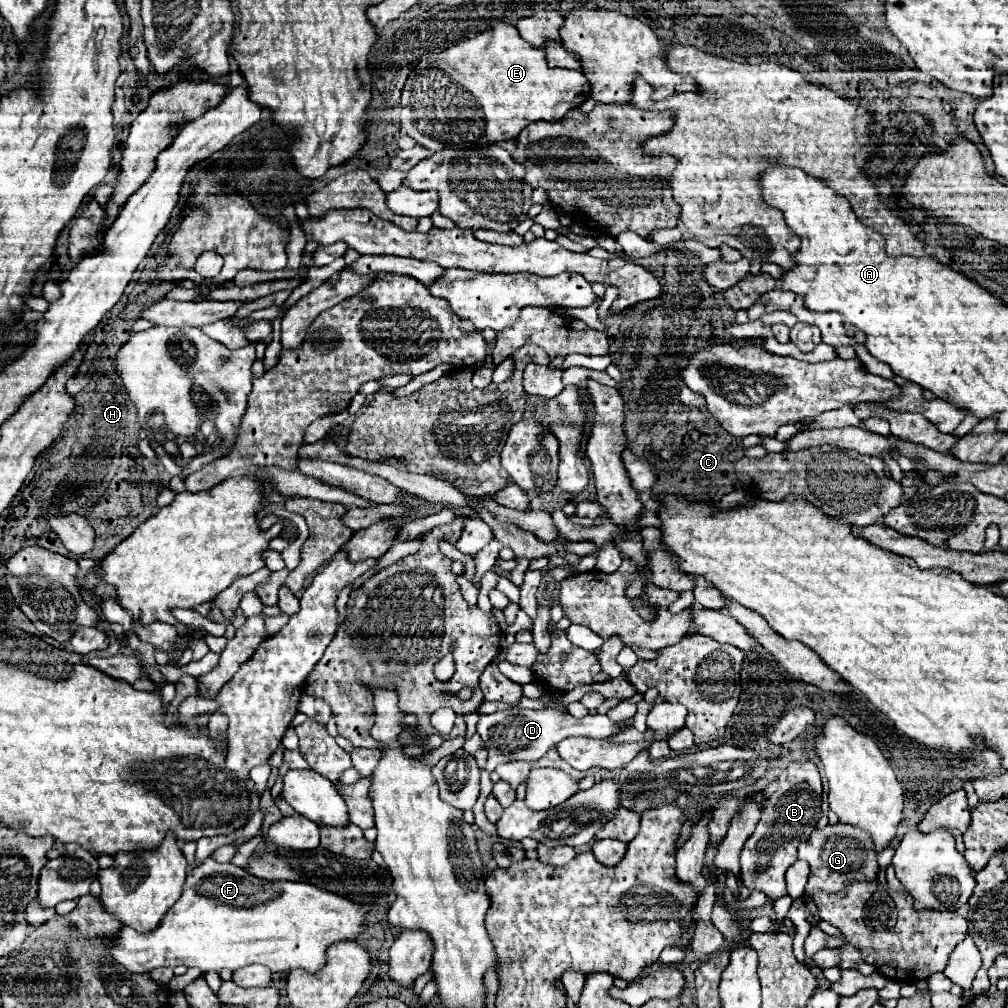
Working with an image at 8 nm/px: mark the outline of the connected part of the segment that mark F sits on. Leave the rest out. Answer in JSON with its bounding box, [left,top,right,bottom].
[87,857,363,973]

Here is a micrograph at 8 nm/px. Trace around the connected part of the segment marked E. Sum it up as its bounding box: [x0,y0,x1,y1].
[433,21,589,143]

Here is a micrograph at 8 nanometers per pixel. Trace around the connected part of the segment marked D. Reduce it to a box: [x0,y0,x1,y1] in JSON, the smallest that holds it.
[477,705,633,773]

